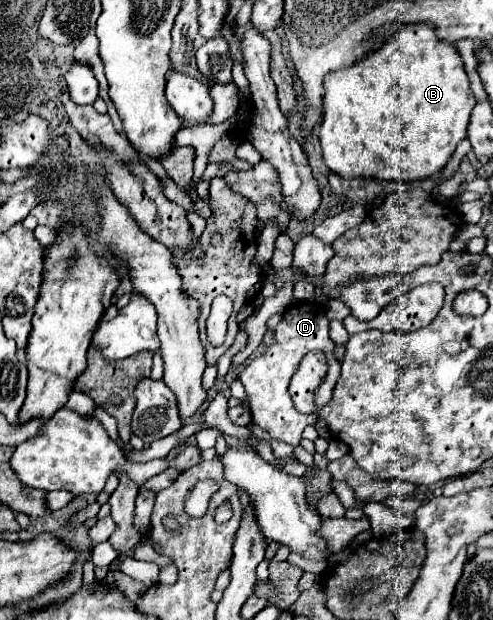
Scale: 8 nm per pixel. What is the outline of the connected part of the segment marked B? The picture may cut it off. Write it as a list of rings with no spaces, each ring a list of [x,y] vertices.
[[[387,25],[387,27],[381,27],[381,35],[385,37],[385,41],[377,49],[377,53],[367,55],[365,59],[361,59],[359,63],[347,67],[345,71],[331,73],[325,79],[325,107],[323,107],[325,115],[323,115],[321,133],[319,133],[325,165],[335,175],[339,175],[343,179],[369,177],[369,179],[383,179],[383,181],[397,181],[397,183],[411,183],[411,181],[431,179],[435,173],[439,173],[449,163],[449,159],[455,153],[457,145],[467,137],[469,115],[471,115],[471,109],[475,107],[477,99],[473,97],[473,93],[469,89],[469,79],[467,79],[467,73],[463,69],[463,61],[457,53],[455,45],[439,43],[437,35],[435,35],[435,31],[431,31],[431,27],[427,27],[427,25]]]

